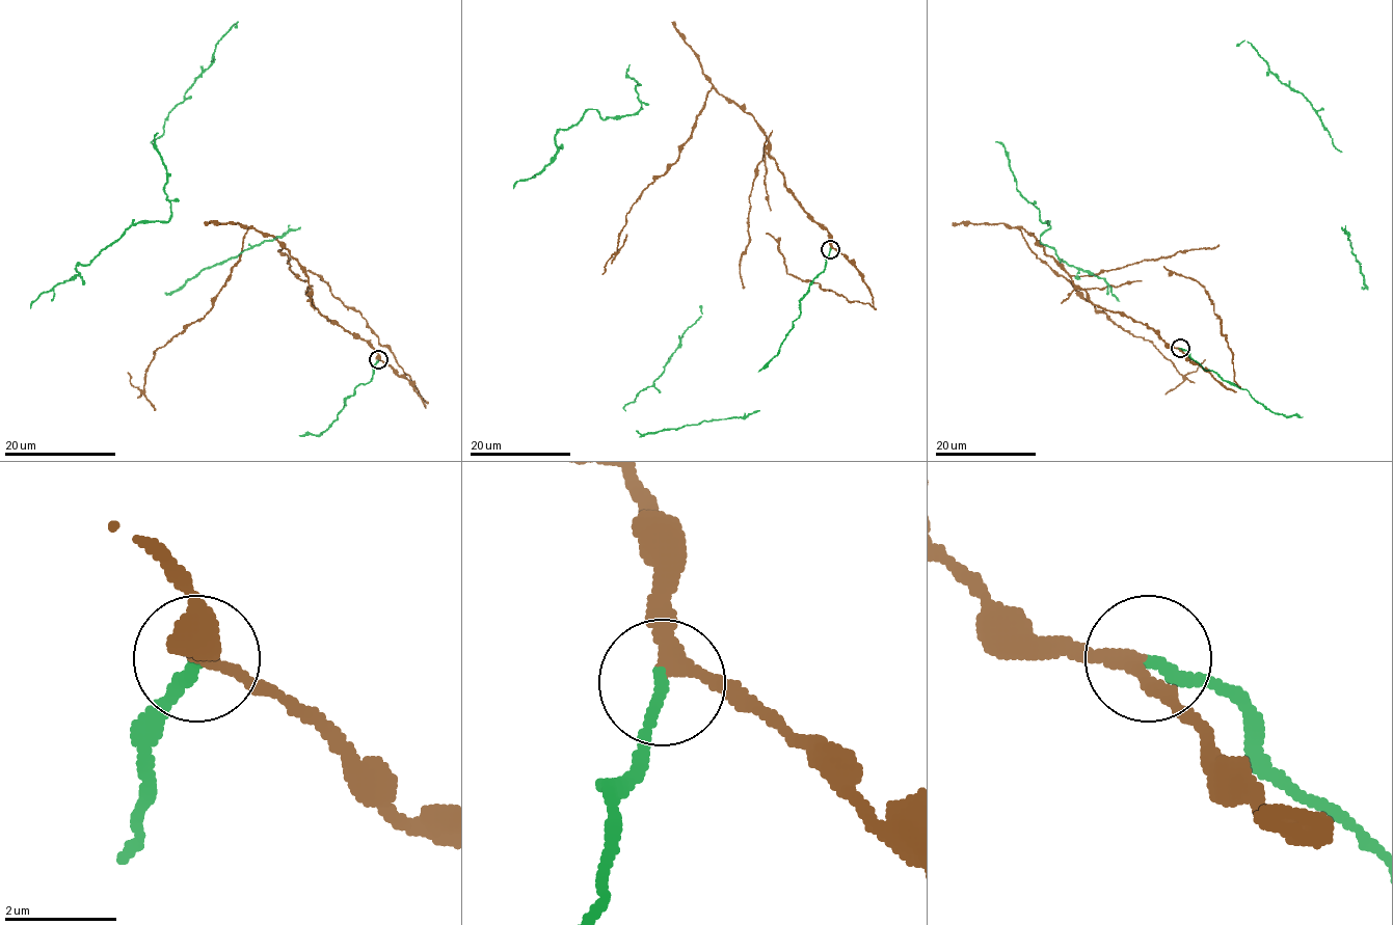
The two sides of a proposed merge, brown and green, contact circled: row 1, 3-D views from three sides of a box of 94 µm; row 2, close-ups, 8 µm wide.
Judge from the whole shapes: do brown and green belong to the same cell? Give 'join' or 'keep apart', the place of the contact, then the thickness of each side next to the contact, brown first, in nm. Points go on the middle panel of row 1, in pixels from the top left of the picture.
keep apart; place (830, 249); calibres 220 and 200 nm

